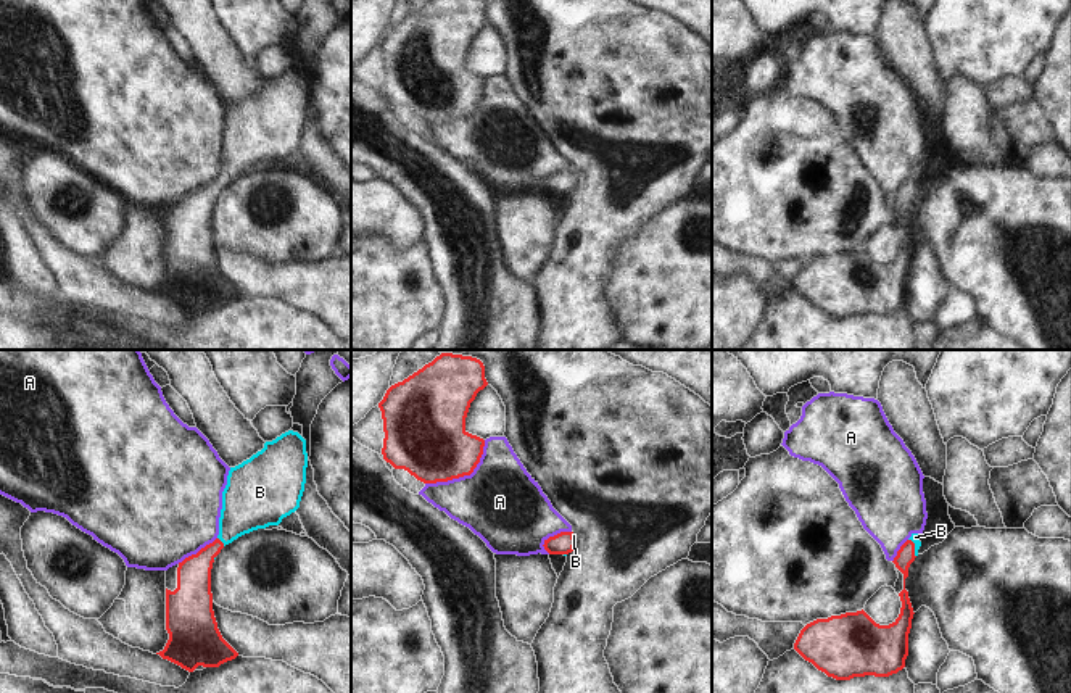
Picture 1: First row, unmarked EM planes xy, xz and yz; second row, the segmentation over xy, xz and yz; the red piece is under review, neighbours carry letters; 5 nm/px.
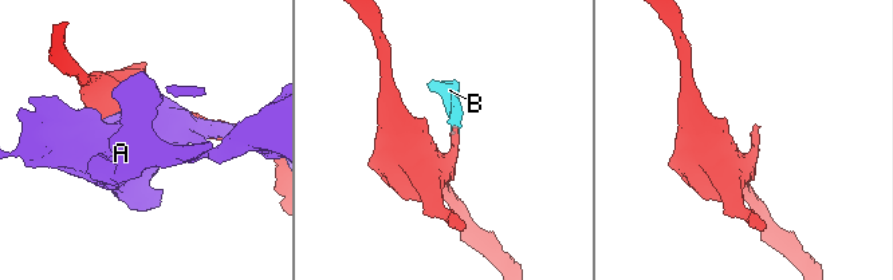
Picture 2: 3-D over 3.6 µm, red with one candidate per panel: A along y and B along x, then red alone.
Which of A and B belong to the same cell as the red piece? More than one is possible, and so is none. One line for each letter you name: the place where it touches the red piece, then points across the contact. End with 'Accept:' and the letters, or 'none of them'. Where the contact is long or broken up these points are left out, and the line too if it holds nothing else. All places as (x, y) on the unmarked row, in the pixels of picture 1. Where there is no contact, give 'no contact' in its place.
B: contact xy (221, 181); way xy (194, 213), (221, 181), (250, 141)
Accept: B

